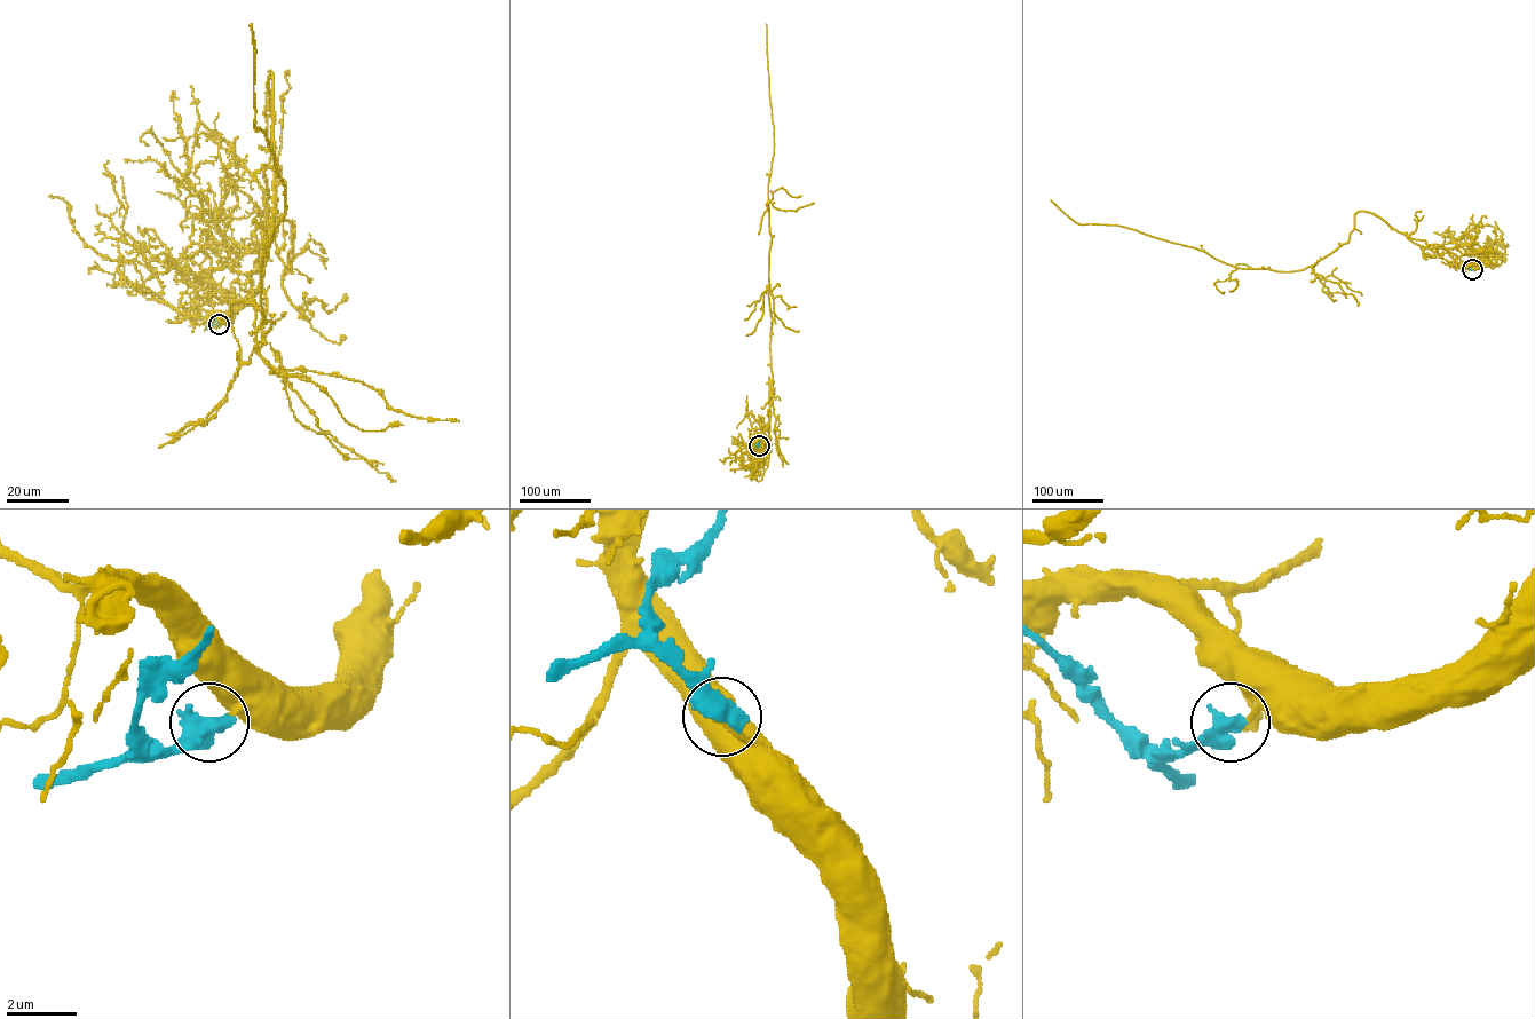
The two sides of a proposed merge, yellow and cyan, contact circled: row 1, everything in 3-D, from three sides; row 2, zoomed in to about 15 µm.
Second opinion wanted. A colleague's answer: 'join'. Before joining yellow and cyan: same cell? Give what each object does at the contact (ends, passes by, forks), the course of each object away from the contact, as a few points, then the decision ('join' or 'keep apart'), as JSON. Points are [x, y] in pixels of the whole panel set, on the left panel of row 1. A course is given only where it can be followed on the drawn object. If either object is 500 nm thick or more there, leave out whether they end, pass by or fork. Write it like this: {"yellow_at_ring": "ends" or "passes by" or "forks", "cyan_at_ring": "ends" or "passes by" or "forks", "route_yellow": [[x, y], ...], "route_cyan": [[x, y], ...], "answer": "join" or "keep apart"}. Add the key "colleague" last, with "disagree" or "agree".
{"route_yellow": [[219, 324], [256, 287], [270, 231], [270, 71], [264, 336], [261, 259], [285, 211], [254, 126], [250, 24]], "route_cyan": [[219, 324], [212, 323], [229, 309]], "answer": "keep apart", "colleague": "disagree"}

